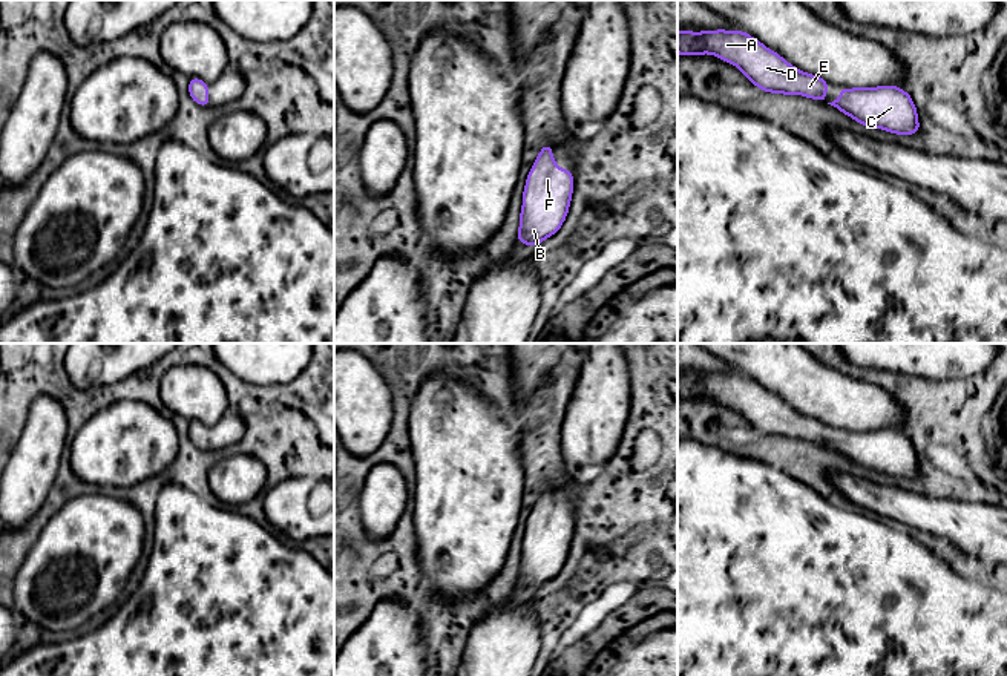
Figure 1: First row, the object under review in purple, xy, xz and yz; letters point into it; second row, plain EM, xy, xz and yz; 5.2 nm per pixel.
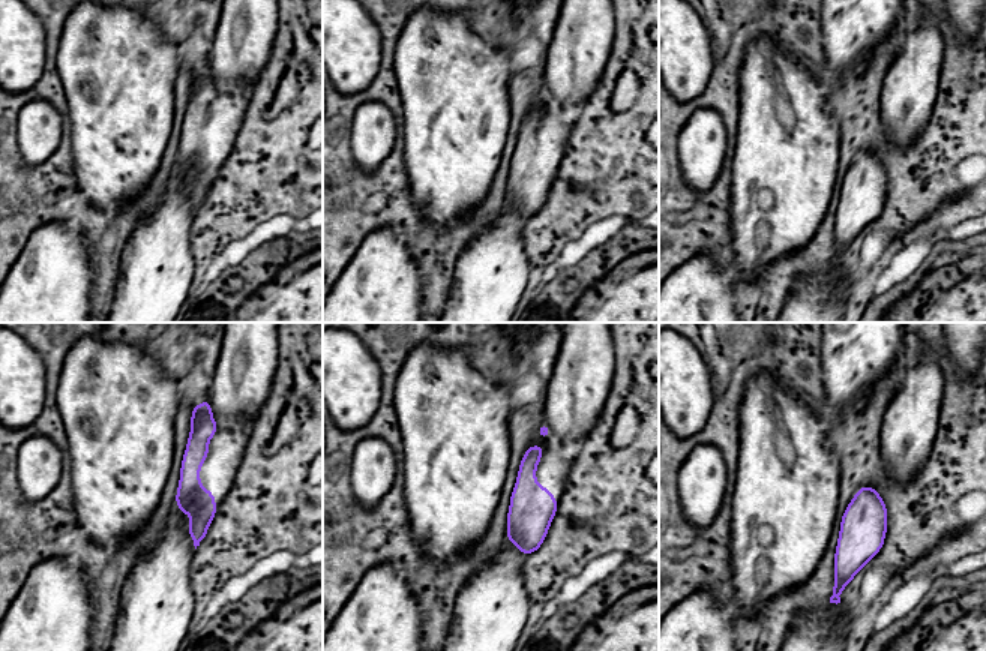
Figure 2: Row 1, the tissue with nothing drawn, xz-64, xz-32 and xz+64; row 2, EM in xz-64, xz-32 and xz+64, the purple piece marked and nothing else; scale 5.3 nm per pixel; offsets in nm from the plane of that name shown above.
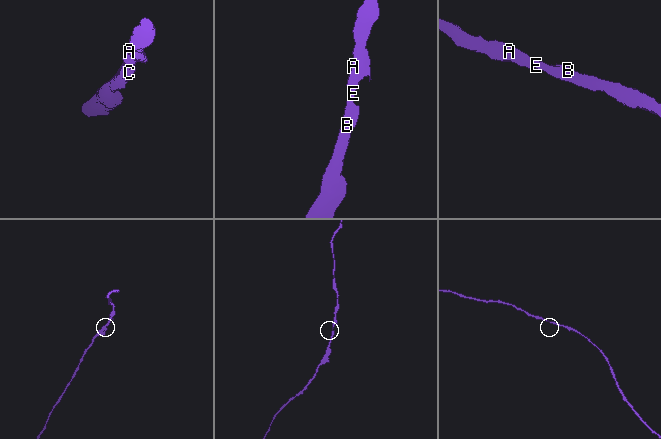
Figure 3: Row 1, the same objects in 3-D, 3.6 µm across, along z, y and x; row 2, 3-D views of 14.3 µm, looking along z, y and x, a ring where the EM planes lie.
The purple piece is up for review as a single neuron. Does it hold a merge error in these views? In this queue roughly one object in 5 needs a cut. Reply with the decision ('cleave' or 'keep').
keep

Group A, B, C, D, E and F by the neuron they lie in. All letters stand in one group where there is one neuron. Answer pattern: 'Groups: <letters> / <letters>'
Groups: A B C D E F

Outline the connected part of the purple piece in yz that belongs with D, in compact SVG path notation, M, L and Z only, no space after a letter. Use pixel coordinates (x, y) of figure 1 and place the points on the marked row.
M677 31L677 54L711 54L736 66L762 92L803 95L826 101L829 81L794 67L782 55L743 31Z

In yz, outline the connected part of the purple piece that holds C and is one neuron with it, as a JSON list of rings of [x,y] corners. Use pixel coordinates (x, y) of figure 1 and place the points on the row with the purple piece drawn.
[[[900,86],[841,87],[840,98],[828,103],[861,126],[897,135],[917,135],[920,121],[912,97]]]

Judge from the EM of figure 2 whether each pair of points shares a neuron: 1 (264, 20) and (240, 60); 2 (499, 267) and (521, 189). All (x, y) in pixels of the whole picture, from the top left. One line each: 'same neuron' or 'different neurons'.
1: same neuron
2: different neurons

